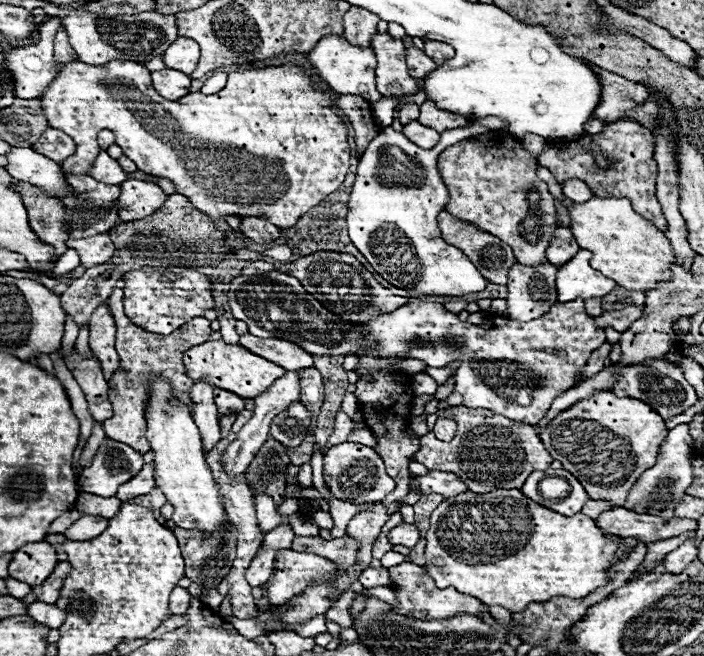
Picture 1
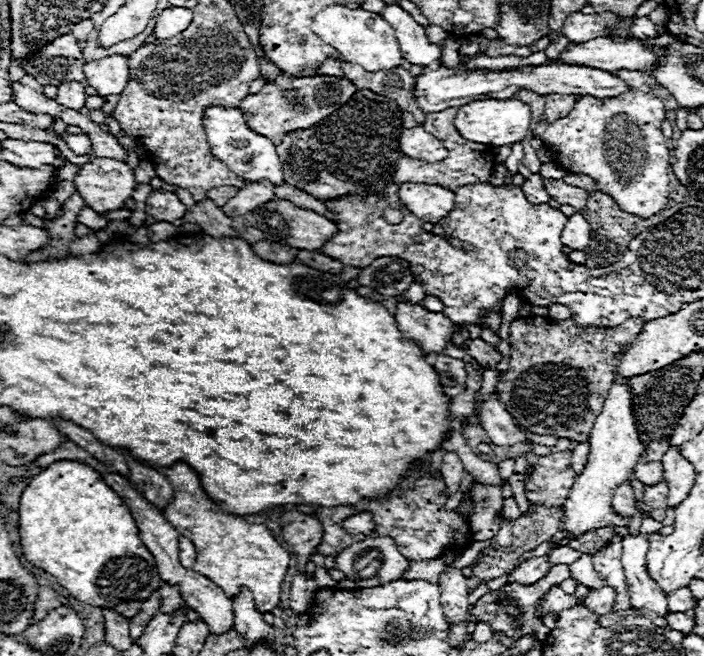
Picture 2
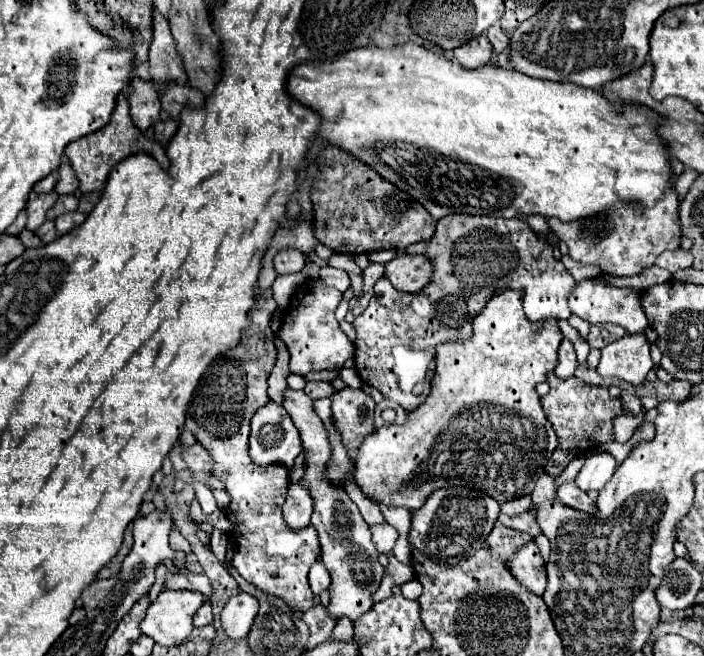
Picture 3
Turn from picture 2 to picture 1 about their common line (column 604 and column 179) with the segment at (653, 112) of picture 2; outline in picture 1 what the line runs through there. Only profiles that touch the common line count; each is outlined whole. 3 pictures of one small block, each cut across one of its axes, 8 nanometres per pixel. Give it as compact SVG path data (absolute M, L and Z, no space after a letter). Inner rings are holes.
M116 60L104 66L70 62L60 68L56 80L40 100L48 124L66 132L76 142L76 154L62 162L62 170L86 174L100 152L96 134L106 128L114 132L116 144L120 144L122 152L138 170L172 180L178 194L184 194L196 210L202 210L214 220L254 216L274 222L280 230L292 228L300 216L342 186L350 166L346 124L324 86L316 84L310 74L294 62L230 72L226 86L218 94L206 96L202 92L190 92L172 102L156 94L150 72L140 62Z

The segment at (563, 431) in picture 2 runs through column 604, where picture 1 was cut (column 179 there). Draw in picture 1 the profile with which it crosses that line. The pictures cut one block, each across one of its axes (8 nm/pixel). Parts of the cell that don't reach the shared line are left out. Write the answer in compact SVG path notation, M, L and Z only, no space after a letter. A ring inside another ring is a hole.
M114 288L112 296L108 298L108 308L110 308L110 312L114 316L114 322L116 322L116 350L118 350L118 356L120 356L120 368L114 372L112 380L108 382L108 386L110 386L108 396L110 396L110 402L112 402L112 408L114 408L114 416L104 420L102 424L104 424L104 432L106 432L108 438L112 438L116 442L124 442L130 448L138 450L140 454L146 454L150 450L150 444L144 438L144 430L146 430L144 410L146 410L146 400L148 400L148 390L150 390L146 386L146 380L150 376L166 378L172 384L172 394L180 402L184 402L188 406L188 410L192 412L192 402L190 402L188 390L194 382L186 376L182 356L190 346L196 346L196 344L202 344L202 342L210 340L212 330L210 330L210 320L198 316L198 318L186 322L184 326L180 326L178 330L174 330L168 336L150 334L148 330L142 330L140 326L134 326L126 318L122 298L124 298L124 294L122 294L120 288Z

